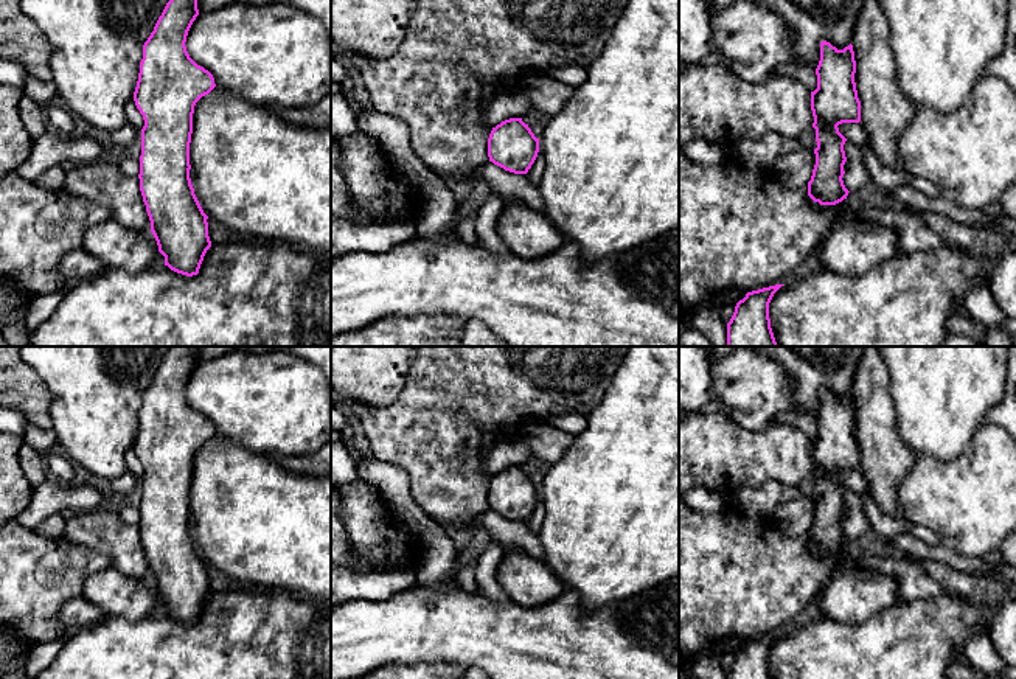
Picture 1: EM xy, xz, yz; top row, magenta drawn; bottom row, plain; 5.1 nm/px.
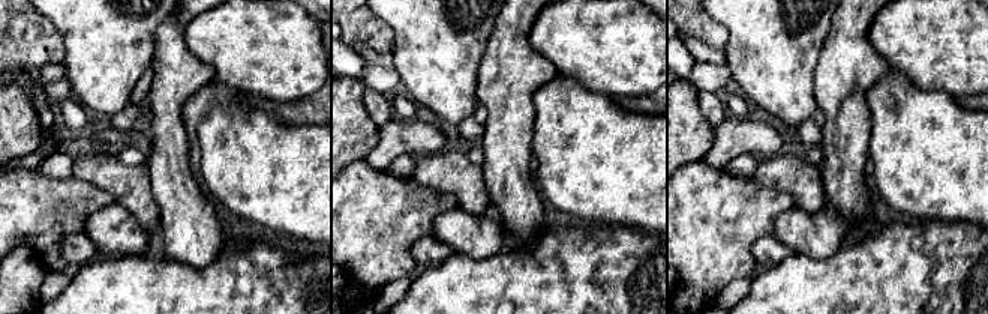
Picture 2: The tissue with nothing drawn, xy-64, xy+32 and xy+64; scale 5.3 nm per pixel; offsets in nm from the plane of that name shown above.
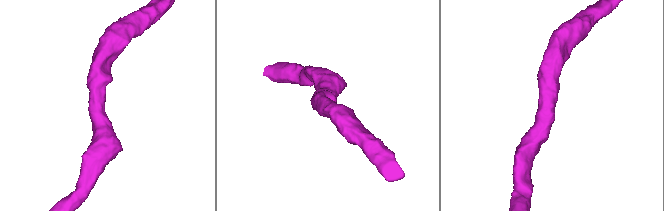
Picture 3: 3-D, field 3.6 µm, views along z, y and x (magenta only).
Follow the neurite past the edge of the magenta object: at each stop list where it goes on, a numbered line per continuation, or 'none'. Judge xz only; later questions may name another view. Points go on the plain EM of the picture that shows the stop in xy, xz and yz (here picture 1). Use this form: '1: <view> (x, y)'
none

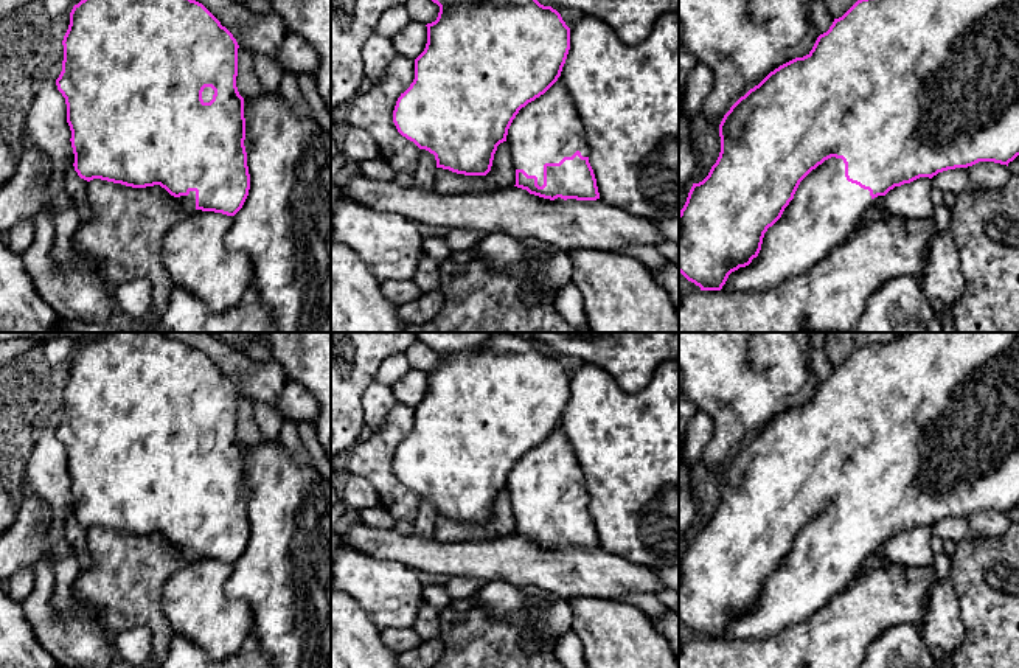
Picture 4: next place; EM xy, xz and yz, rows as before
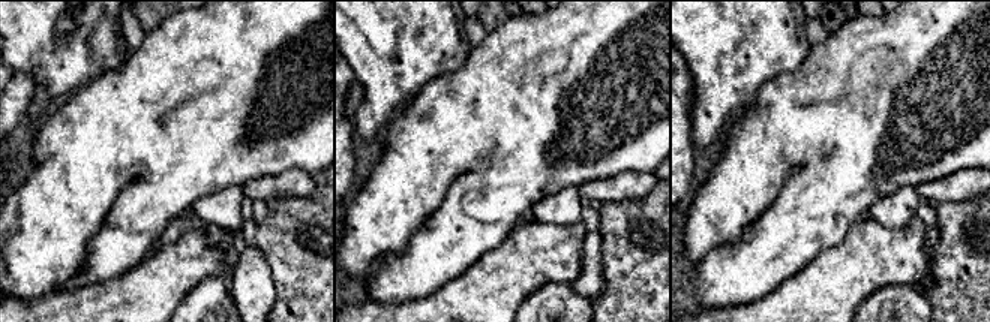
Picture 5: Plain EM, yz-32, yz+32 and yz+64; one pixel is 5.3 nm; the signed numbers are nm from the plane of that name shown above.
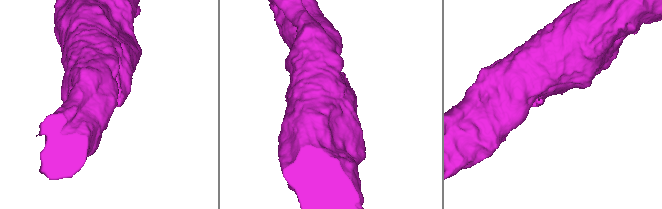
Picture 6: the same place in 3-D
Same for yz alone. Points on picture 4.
1: yz (825, 558)

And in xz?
1: xz (547, 477)

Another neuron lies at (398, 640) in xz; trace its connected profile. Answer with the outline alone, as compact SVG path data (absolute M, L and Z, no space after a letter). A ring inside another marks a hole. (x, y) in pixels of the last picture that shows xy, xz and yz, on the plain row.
M382 629L381 638L387 648L401 654L424 642L413 629Z

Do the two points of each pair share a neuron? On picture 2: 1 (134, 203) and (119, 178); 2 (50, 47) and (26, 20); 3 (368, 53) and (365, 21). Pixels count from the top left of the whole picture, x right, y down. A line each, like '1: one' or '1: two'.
1: one
2: one
3: two

